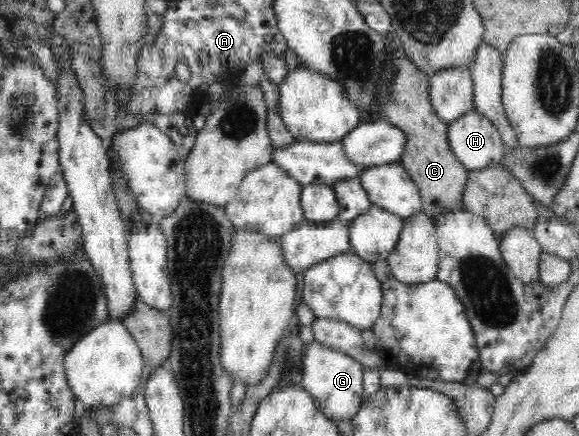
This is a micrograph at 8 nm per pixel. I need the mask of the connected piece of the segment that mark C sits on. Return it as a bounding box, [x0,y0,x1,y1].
[379,52,470,222]

